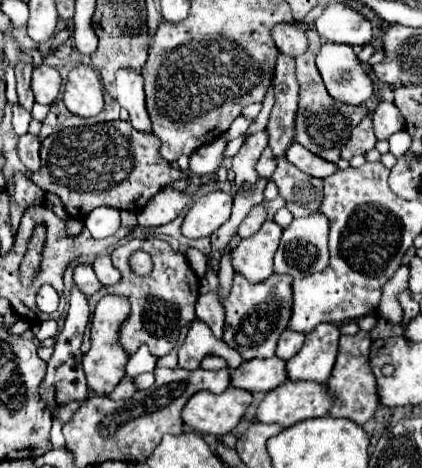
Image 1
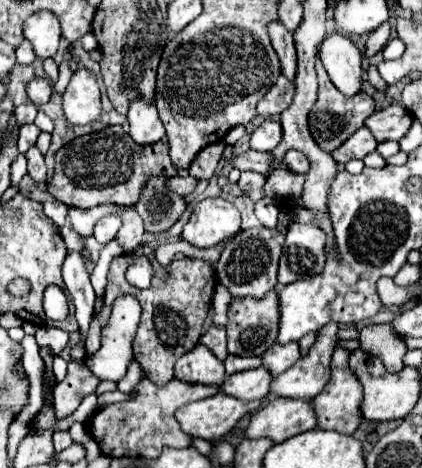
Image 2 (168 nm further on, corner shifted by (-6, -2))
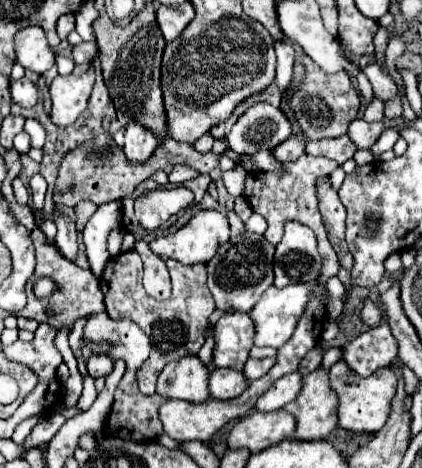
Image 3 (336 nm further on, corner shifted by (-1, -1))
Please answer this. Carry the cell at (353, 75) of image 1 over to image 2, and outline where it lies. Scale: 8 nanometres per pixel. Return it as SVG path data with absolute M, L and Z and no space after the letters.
M326 37L320 43L320 59L340 93L352 97L362 91L362 55L348 37Z

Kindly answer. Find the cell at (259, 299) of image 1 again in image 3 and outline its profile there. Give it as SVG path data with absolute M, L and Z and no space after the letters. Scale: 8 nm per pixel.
M239 312L223 314L213 328L215 338L213 366L243 370L249 358L249 350L253 348L253 336L255 326L251 324L249 314Z

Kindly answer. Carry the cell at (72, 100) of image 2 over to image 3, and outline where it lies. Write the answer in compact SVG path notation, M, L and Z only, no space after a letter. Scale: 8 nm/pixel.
M89 62L75 66L75 70L69 76L57 76L51 82L49 92L53 100L53 124L65 128L81 116L81 112L87 108L93 82L95 68Z

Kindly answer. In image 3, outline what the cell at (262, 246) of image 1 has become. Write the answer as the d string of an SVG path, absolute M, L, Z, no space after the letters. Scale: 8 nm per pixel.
M245 232L219 246L217 254L207 264L207 286L221 312L249 312L259 302L261 294L273 284L273 252L275 246L253 232Z

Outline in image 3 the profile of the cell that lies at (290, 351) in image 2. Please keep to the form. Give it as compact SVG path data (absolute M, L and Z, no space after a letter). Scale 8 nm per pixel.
M249 358L245 362L245 368L243 368L243 376L251 382L251 380L257 380L261 378L263 374L267 374L267 370L271 370L271 366L275 364L275 358L263 358L263 360L257 360L257 358Z

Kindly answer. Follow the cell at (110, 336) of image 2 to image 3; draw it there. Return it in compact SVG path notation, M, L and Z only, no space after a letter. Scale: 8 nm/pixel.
M91 354L91 358L87 360L87 372L93 378L107 376L111 372L111 366L113 366L113 360L108 355Z

